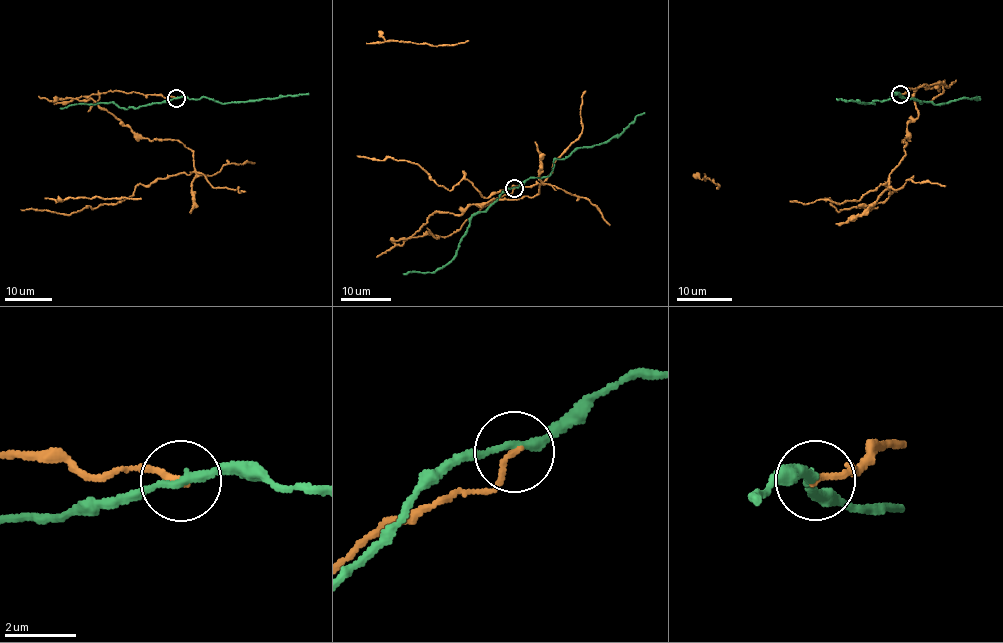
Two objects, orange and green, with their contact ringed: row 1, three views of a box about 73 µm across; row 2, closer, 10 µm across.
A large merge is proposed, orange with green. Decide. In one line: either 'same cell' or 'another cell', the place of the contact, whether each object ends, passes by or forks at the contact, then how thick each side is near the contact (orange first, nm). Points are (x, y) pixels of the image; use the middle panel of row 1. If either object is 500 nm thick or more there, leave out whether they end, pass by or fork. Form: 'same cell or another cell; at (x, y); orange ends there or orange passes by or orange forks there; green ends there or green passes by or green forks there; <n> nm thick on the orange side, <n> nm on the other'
another cell; at (514, 188); orange ends there; green passes by; 170 nm thick on the orange side, 240 nm on the other

